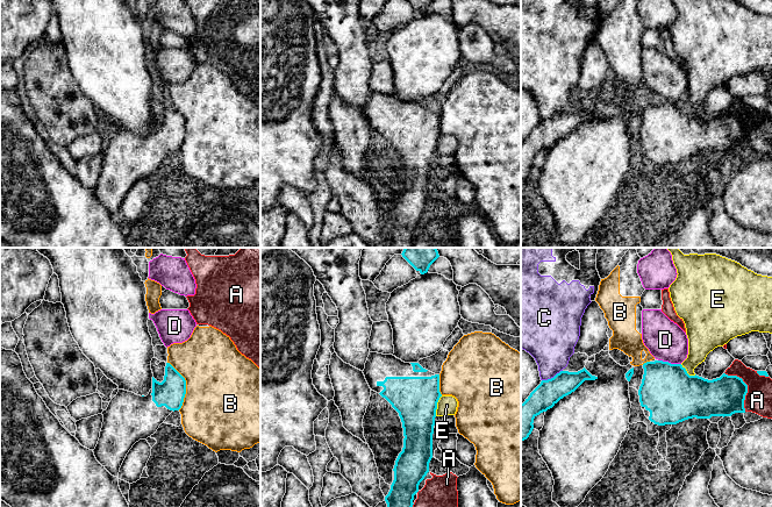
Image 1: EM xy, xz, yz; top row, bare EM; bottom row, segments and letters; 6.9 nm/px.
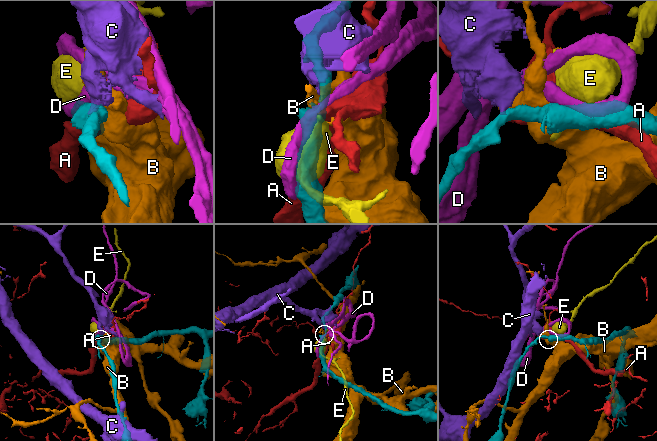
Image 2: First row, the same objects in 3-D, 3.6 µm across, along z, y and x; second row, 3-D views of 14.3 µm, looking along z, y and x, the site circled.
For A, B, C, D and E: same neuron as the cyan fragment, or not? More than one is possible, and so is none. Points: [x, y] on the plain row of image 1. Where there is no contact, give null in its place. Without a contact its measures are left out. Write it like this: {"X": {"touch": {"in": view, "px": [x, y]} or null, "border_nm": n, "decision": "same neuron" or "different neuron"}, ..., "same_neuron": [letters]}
{"A": {"touch": {"in": "yz", "px": [747, 126]}, "border_nm": 300, "decision": "different neuron"}, "B": {"touch": {"in": "xy", "px": [185, 126]}, "border_nm": 340, "decision": "different neuron"}, "C": {"touch": {"in": "yz", "px": [551, 118]}, "border_nm": 160, "decision": "different neuron"}, "D": {"touch": {"in": "yz", "px": [670, 102]}, "border_nm": 160, "decision": "different neuron"}, "E": {"touch": {"in": "xz", "px": [436, 145]}, "border_nm": 150, "decision": "different neuron"}, "same_neuron": []}

